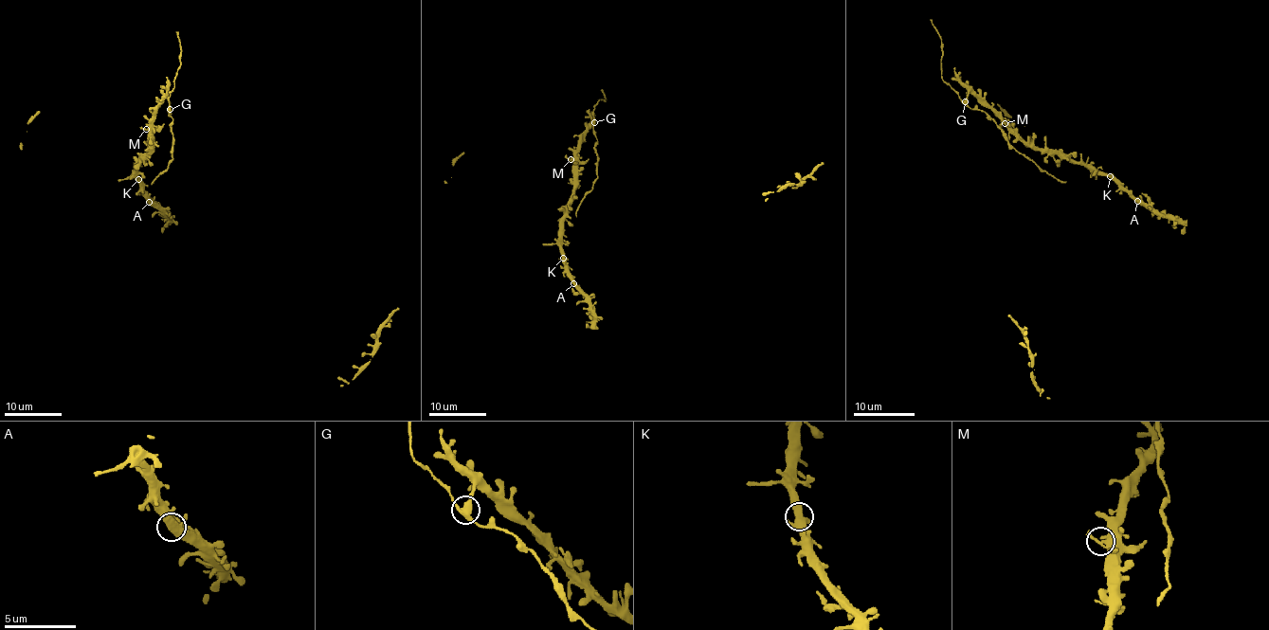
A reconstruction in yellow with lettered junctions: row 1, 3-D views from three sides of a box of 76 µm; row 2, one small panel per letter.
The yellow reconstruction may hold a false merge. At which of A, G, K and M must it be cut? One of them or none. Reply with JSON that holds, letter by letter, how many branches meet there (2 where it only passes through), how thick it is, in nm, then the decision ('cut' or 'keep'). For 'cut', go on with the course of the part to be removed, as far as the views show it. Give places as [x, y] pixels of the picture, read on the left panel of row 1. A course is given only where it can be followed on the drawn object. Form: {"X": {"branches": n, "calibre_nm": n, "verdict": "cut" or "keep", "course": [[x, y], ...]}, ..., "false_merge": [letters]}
{"A": {"branches": 3, "calibre_nm": 400, "verdict": "keep"}, "G": {"branches": 3, "calibre_nm": 360, "verdict": "cut", "course": [[170, 109], [172, 157], [152, 185]]}, "K": {"branches": 3, "calibre_nm": 440, "verdict": "keep"}, "M": {"branches": 3, "calibre_nm": 320, "verdict": "keep"}, "false_merge": ["G"]}

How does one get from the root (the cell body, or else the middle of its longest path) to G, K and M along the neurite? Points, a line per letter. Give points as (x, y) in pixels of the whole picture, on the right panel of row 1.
G: (1162, 215), (1154, 213), (1109, 176), (1057, 153), (1027, 146), (971, 90), (966, 102)
K: (1162, 215), (1154, 213), (1110, 176)
M: (1162, 215), (1154, 213), (1109, 176), (1099, 175), (1082, 165), (1070, 163), (1057, 153), (1027, 146), (1005, 123)

